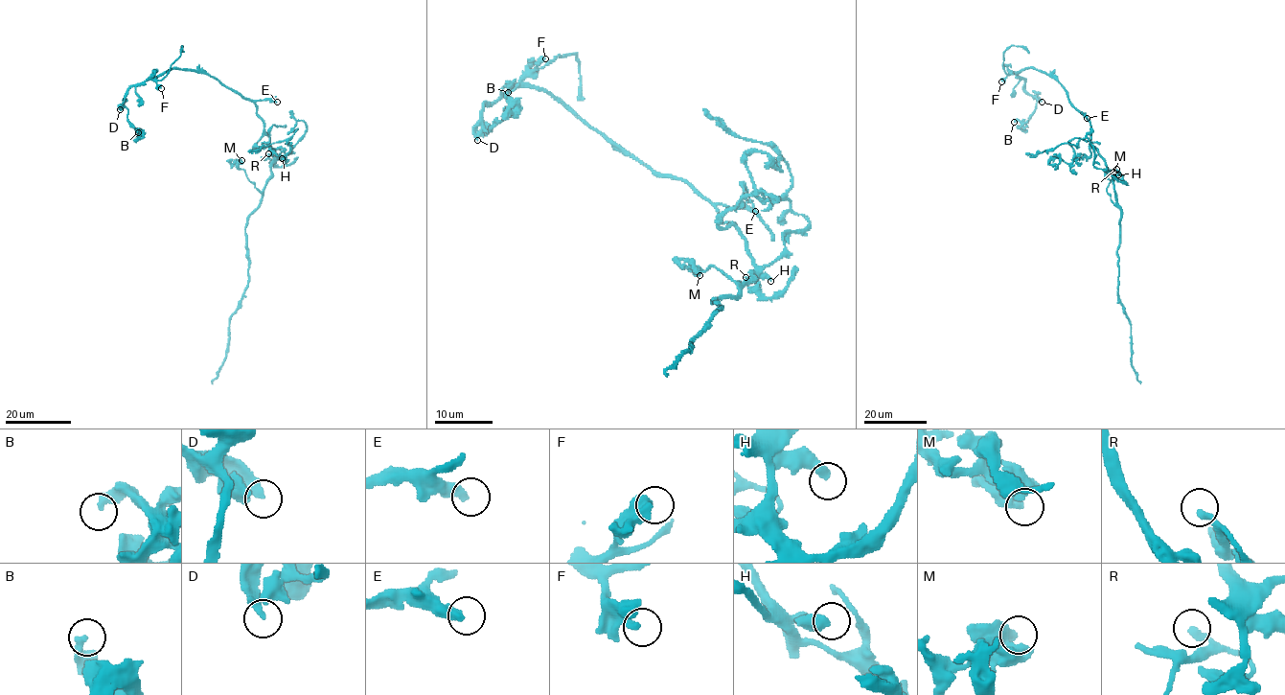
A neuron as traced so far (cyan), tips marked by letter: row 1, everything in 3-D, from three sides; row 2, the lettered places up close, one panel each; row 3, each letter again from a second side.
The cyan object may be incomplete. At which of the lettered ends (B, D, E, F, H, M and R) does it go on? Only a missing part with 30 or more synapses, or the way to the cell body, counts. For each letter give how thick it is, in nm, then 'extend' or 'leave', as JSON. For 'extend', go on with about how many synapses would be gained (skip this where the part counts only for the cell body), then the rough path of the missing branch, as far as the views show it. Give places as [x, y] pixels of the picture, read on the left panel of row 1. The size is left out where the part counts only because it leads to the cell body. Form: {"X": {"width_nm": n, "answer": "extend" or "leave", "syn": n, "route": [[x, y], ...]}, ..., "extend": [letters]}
{"B": {"width_nm": 320, "answer": "leave"}, "D": {"width_nm": 280, "answer": "extend", "syn": 30}, "E": {"width_nm": 380, "answer": "leave"}, "F": {"width_nm": 340, "answer": "leave"}, "H": {"width_nm": 440, "answer": "leave"}, "M": {"width_nm": 500, "answer": "leave"}, "R": {"width_nm": 260, "answer": "leave"}, "extend": ["D"]}

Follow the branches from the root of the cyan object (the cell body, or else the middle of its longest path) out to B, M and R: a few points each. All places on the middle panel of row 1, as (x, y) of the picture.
B: (745, 240), (686, 183), (656, 176), (542, 90), (516, 87), (483, 105), (487, 131), (511, 111), (508, 92)
M: (745, 240), (746, 250), (755, 266), (749, 281), (740, 285), (714, 266), (700, 271), (692, 264), (699, 275)
R: (745, 240), (746, 250), (756, 274), (757, 286), (753, 289), (747, 285), (745, 277)

